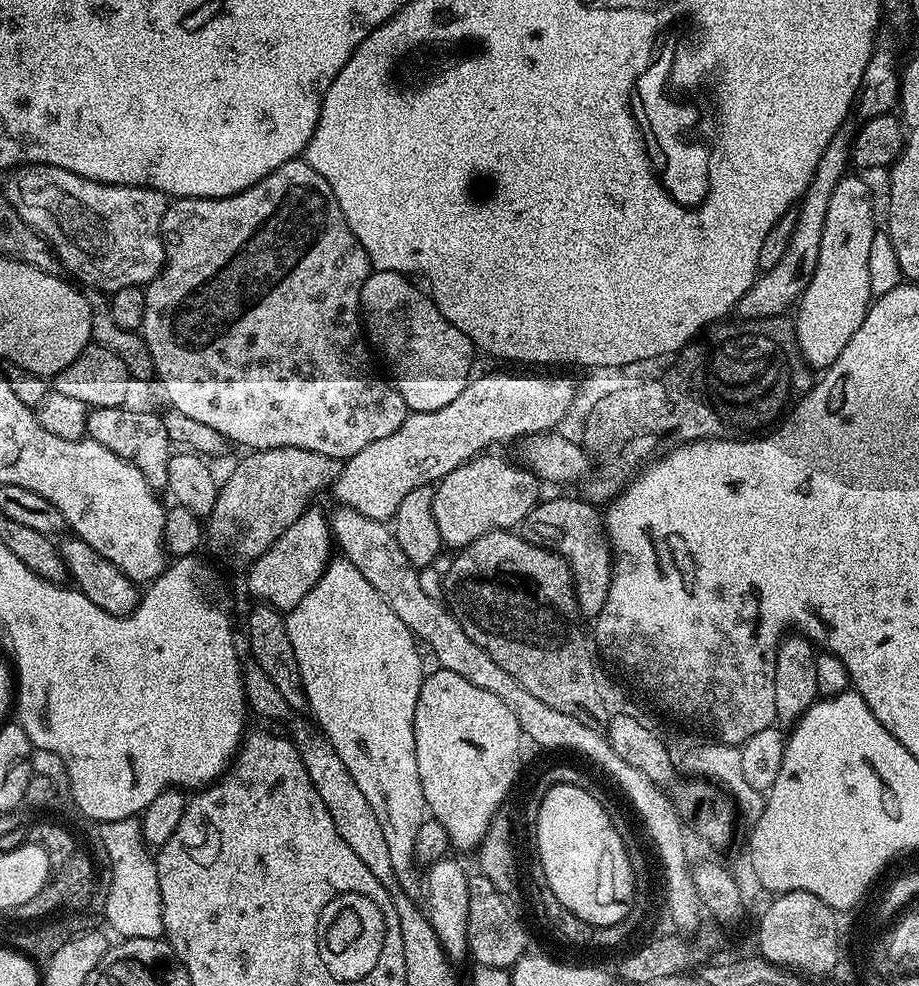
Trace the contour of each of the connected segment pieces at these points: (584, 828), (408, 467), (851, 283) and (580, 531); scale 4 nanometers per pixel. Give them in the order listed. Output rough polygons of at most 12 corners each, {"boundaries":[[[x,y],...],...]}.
{"boundaries":[[[553,785],[538,810],[546,882],[584,920],[628,912],[604,804]],[[488,372],[344,461],[331,495],[391,521],[402,498],[559,429],[566,376]],[[846,174],[830,196],[796,346],[827,370],[874,295],[872,188]],[[541,499],[519,535],[572,568],[580,614],[606,606],[614,553],[597,505]]]}

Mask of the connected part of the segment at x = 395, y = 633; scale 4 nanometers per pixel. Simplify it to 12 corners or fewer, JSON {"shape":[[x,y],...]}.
{"shape":[[333,559],[286,630],[312,712],[421,891],[418,641]]}

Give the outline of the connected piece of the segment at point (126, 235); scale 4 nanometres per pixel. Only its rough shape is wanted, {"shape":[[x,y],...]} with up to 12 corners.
{"shape":[[45,164],[2,194],[73,281],[113,294],[164,268],[170,203]]}

